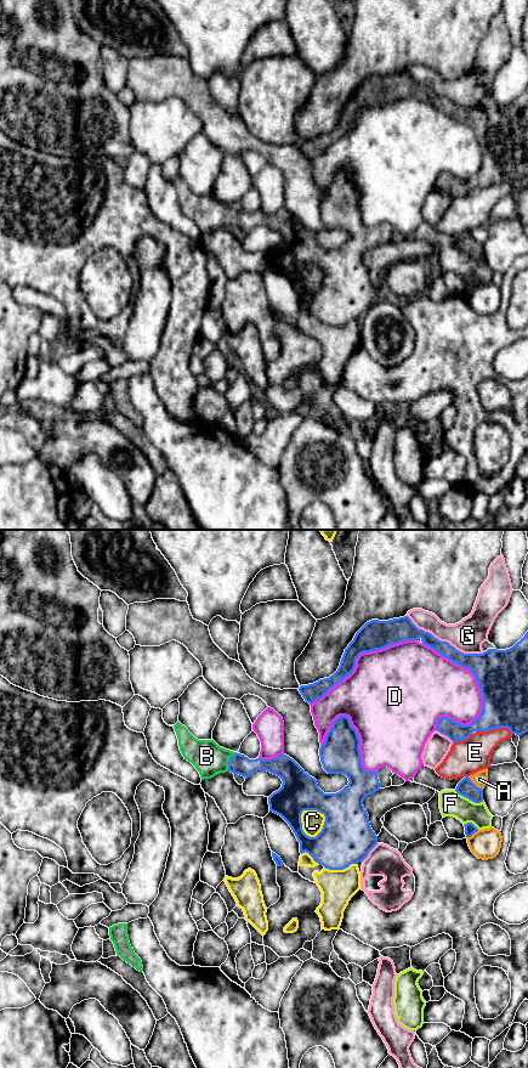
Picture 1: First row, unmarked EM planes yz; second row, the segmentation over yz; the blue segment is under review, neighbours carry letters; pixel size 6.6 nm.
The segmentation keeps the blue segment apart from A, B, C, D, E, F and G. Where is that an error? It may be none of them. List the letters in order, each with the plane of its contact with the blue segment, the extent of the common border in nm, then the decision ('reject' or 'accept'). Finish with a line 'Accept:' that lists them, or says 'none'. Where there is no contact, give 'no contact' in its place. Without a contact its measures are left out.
A: contact in yz; length 130 nm; reject
B: contact in yz; length 140 nm; accept
C: contact in yz; length 200 nm; reject
D: contact in yz; length 650 nm; reject
E: contact in yz; length 240 nm; reject
F: contact in yz; length 220 nm; reject
G: contact in yz; length 550 nm; reject
Accept: B

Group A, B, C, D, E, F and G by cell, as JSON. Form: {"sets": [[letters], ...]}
{"sets": [["A"], ["B"], ["C"], ["D"], ["E"], ["F"], ["G"]]}

